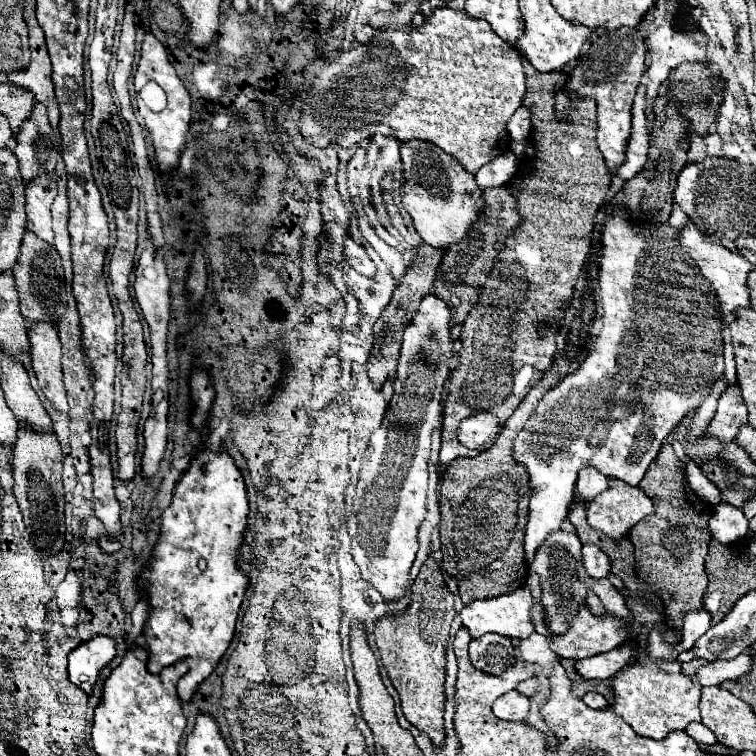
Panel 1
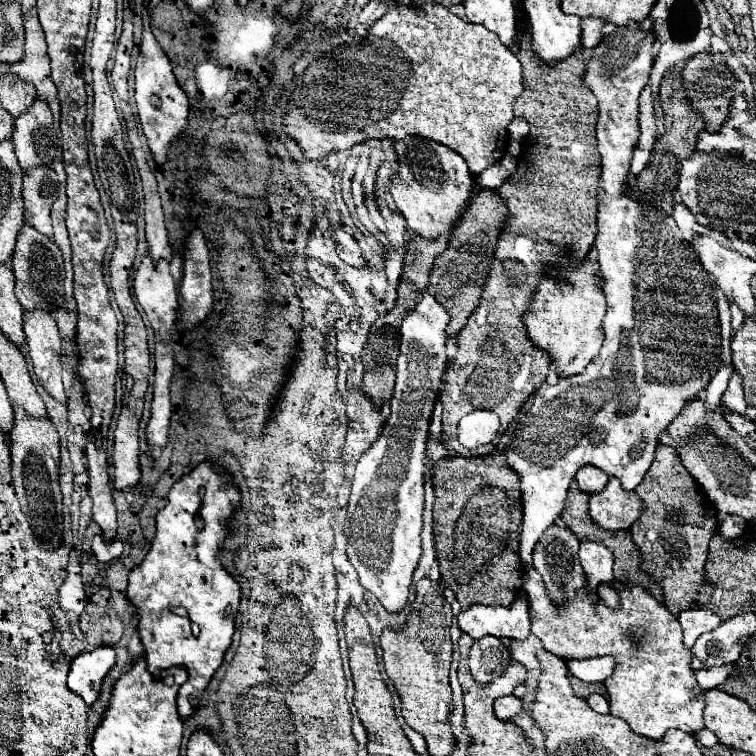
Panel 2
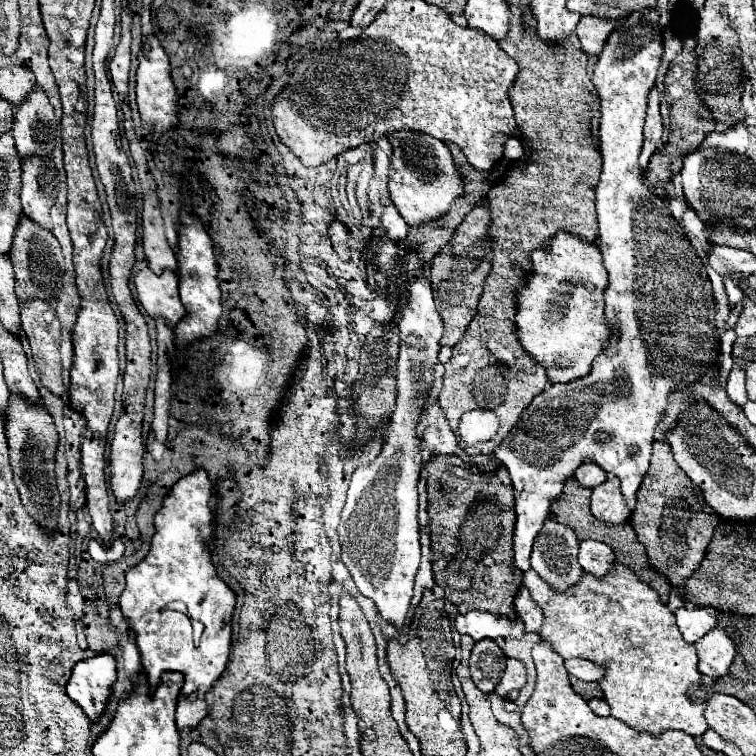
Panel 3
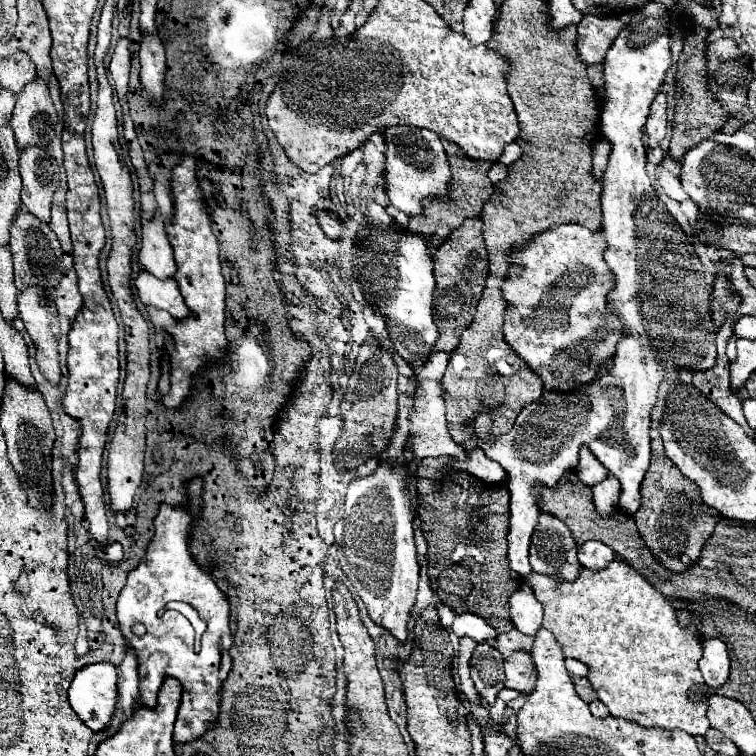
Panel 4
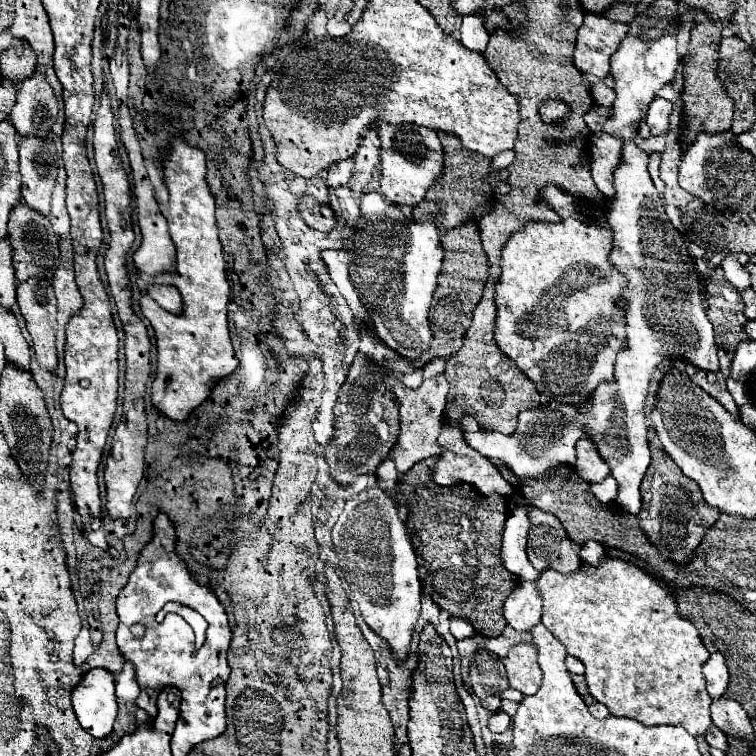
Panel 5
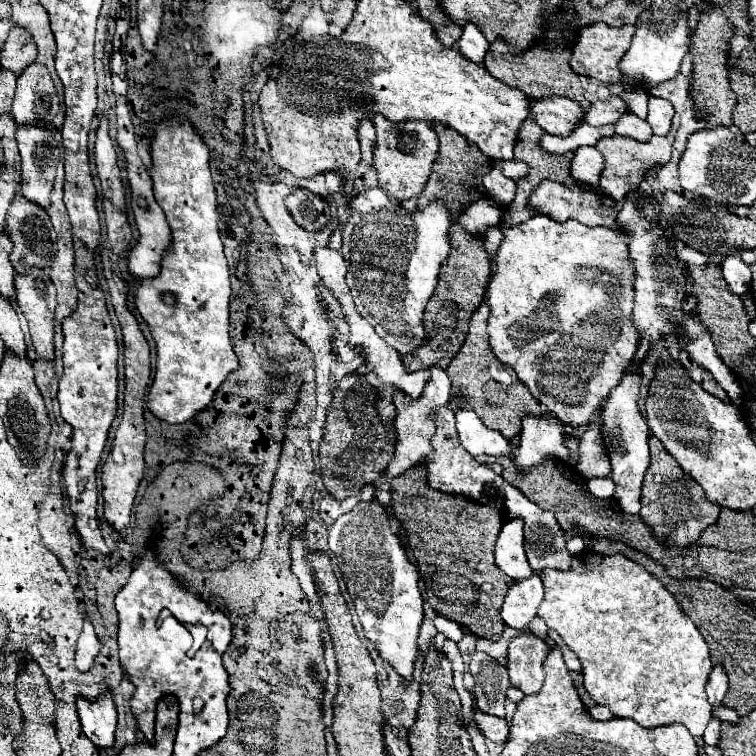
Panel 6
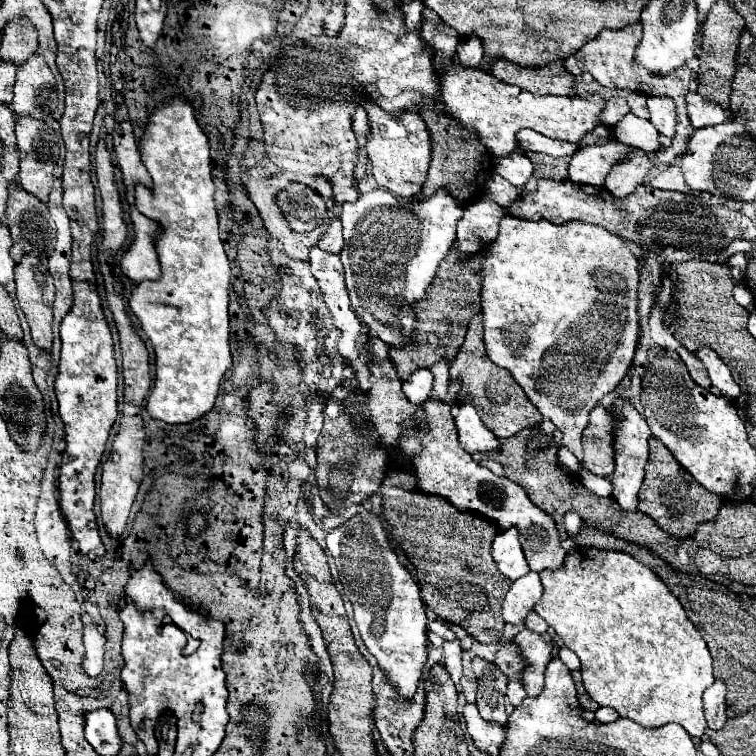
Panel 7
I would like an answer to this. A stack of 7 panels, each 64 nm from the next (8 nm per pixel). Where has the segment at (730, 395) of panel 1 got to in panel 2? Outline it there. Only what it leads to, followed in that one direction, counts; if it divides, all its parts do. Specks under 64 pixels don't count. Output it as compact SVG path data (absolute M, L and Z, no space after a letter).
M738 372L732 374L728 388L722 396L722 406L744 414L746 412L746 400L744 400L744 392L742 392L742 376L738 376Z

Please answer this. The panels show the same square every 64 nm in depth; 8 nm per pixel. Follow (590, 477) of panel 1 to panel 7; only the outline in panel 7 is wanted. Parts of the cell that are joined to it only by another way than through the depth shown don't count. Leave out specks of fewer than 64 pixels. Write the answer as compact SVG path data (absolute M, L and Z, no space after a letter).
M598 402L590 412L590 422L582 432L582 448L582 468L606 478L614 472L614 412L610 406Z

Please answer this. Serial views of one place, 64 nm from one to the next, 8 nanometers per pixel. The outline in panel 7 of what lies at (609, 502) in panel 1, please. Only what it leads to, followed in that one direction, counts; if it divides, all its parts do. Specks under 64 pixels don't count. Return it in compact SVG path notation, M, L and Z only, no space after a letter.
M580 470L578 476L580 476L582 486L586 486L590 492L594 492L598 496L612 496L612 484L610 484L610 480L600 478L600 476L594 476L588 470Z

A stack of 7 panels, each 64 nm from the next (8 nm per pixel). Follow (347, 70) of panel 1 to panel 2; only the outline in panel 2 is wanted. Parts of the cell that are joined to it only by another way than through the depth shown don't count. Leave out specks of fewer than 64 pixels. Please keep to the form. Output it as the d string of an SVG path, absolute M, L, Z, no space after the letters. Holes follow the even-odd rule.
M398 4L388 8L388 12L368 28L366 38L354 44L338 44L300 74L290 90L282 132L300 146L306 160L322 160L330 152L350 150L370 138L400 140L402 136L416 134L458 152L466 160L470 172L478 176L506 154L510 140L508 124L514 120L514 100L520 92L520 62L488 28L464 22L440 4ZM326 70L338 72L340 78L336 80L342 84L344 78L344 88L334 86L334 80L330 78L336 74L324 74Z

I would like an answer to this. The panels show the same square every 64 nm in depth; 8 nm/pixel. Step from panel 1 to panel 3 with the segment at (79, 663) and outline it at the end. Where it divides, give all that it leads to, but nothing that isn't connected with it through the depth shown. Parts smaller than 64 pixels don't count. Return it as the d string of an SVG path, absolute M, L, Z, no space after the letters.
M100 654L74 666L68 682L68 696L94 724L108 706L114 682L116 660L110 654Z

